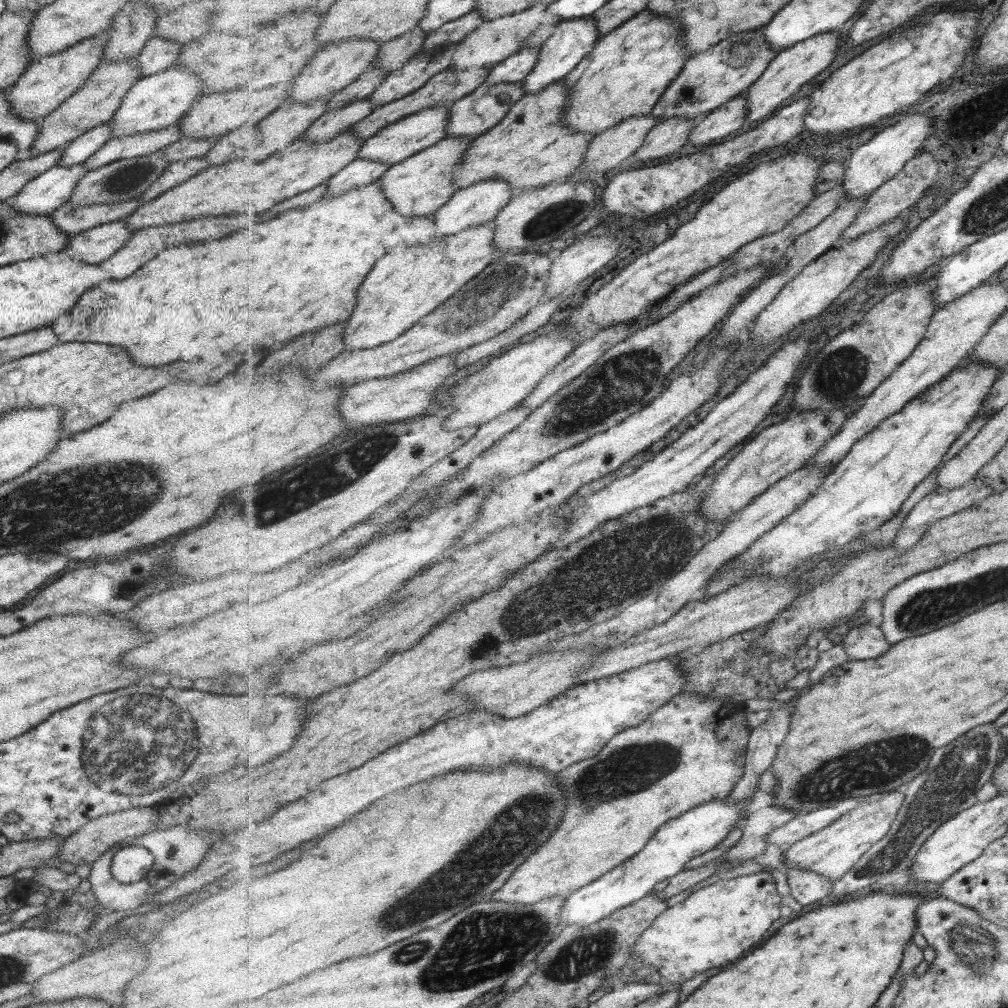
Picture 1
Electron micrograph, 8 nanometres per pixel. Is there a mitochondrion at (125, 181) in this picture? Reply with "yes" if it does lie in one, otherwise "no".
yes

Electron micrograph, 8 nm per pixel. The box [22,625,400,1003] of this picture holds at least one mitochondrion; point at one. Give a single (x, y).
(133, 747)

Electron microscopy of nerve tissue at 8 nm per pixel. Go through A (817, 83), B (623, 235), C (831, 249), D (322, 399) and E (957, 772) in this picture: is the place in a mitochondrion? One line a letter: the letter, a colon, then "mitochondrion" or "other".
A: other
B: other
C: other
D: other
E: mitochondrion

